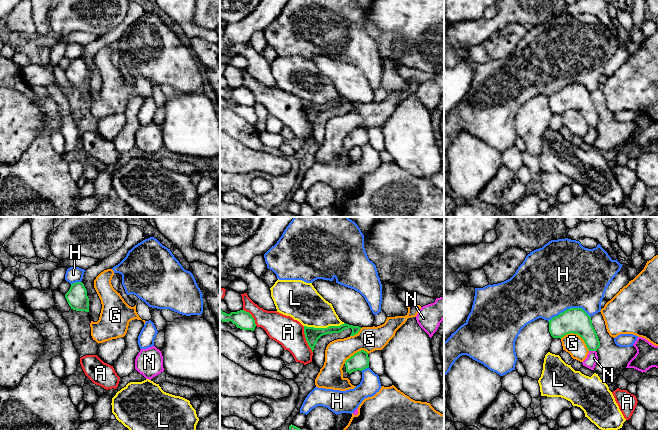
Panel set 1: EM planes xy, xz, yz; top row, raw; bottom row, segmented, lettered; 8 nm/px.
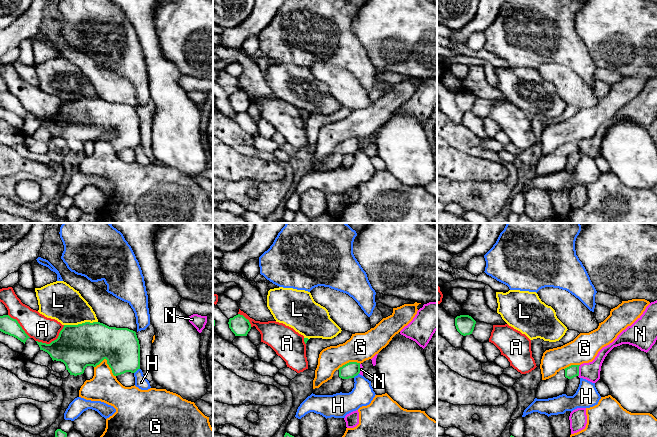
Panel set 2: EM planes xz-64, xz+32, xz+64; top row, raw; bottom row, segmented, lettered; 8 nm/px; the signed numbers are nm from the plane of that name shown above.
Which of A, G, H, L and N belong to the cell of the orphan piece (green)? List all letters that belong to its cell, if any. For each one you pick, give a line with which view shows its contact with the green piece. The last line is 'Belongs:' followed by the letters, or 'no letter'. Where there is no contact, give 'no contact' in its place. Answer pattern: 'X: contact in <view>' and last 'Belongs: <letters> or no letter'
Belongs: no letter

